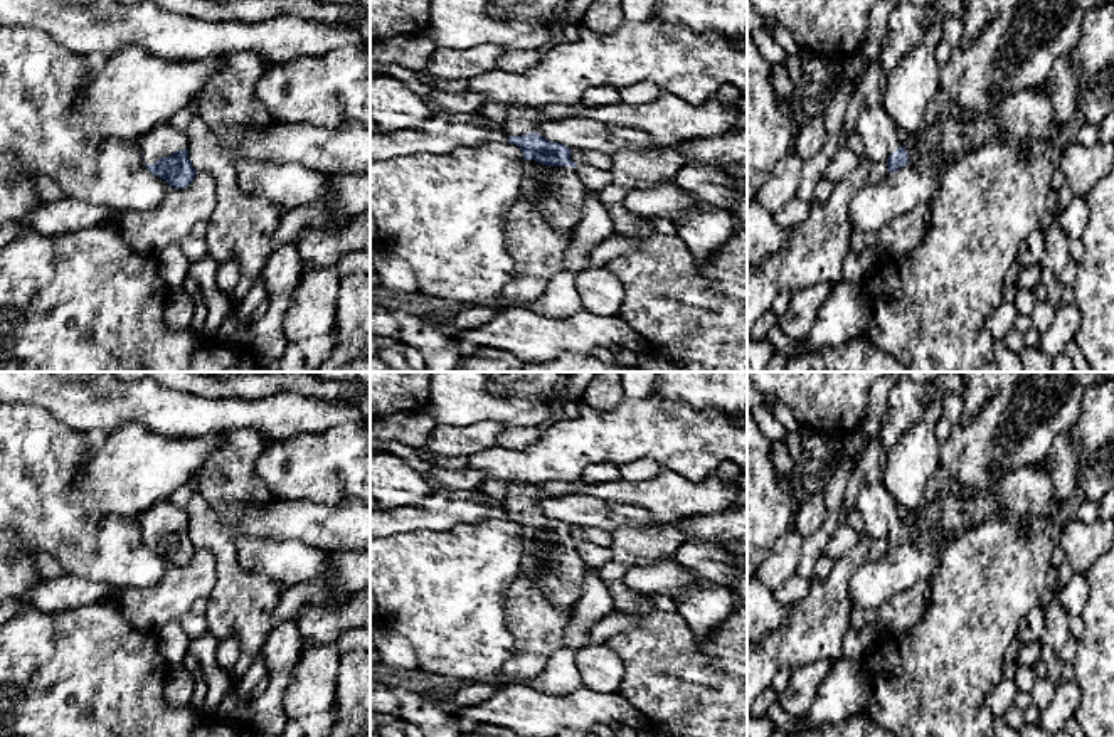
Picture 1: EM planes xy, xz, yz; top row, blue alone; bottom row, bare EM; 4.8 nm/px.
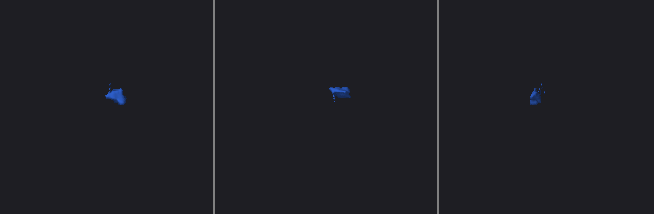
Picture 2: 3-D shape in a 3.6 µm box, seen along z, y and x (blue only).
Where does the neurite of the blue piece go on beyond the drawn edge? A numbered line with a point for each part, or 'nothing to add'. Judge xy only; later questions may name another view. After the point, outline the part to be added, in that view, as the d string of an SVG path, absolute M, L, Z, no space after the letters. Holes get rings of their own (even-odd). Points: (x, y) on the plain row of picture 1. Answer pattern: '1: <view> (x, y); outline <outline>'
1: xy (160, 519); outline M167 500L155 503L141 513L140 525L143 528L143 538L153 542L160 535L165 535L175 528L188 523L185 508L170 505Z

